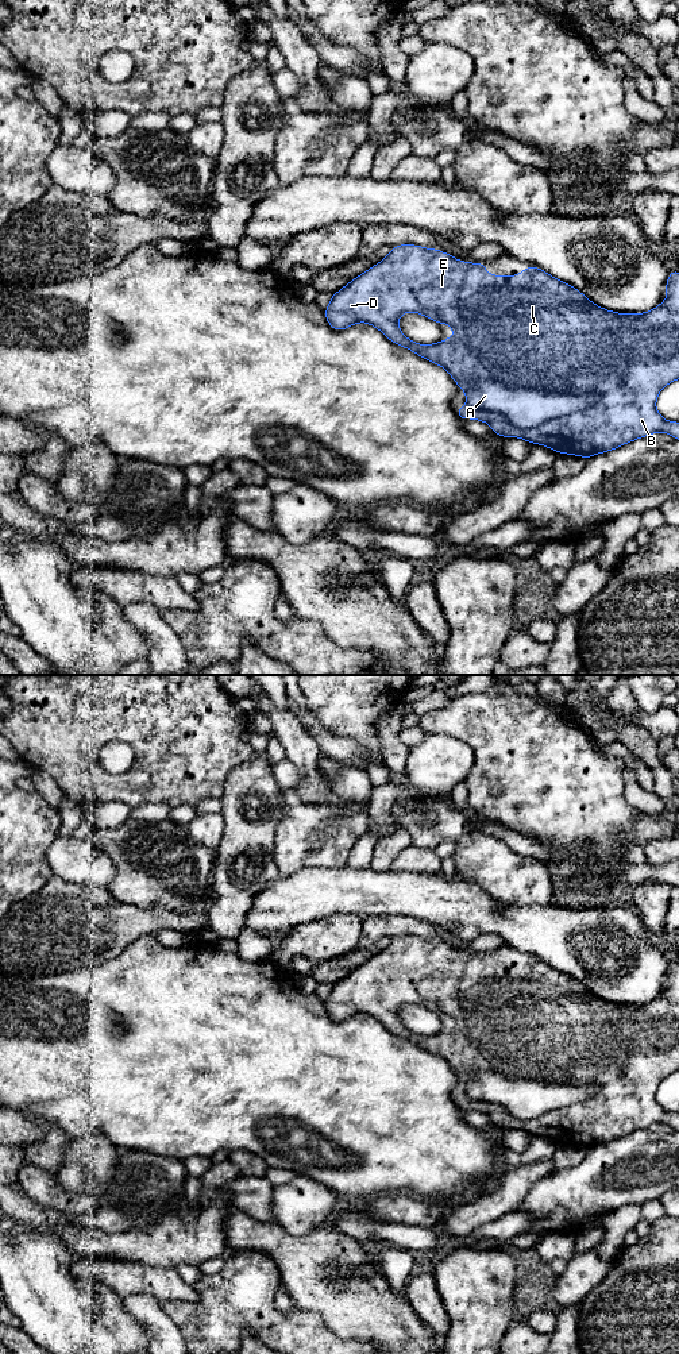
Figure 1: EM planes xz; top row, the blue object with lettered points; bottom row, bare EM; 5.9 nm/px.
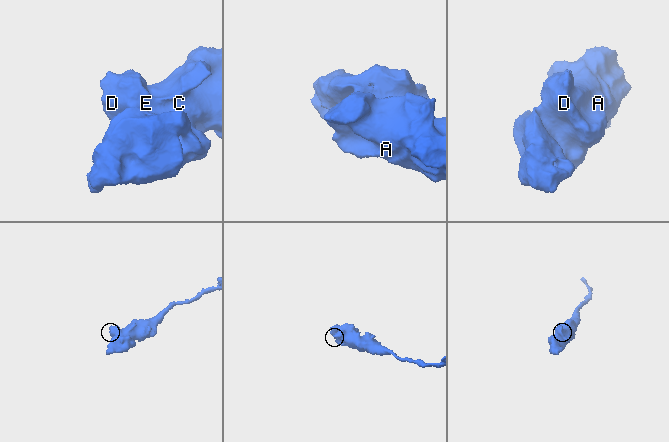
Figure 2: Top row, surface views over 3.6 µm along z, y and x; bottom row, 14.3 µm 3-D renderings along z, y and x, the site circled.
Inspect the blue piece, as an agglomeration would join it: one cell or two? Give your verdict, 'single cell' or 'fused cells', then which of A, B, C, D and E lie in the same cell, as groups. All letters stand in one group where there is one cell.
fused cells; A / B C D E

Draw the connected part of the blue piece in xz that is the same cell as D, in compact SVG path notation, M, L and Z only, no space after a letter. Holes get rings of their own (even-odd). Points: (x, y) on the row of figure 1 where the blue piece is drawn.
M398 244L391 247L389 255L379 263L333 293L324 316L335 331L347 329L356 323L375 327L394 344L444 367L458 387L464 391L474 381L491 379L510 386L595 397L597 402L587 409L529 429L514 427L501 414L468 405L455 410L460 420L475 418L487 423L493 433L501 437L520 437L558 454L587 459L656 432L664 432L679 440L679 423L664 420L656 410L660 390L679 379L679 273L675 269L667 278L666 292L667 298L652 310L616 313L595 305L582 292L556 279L539 266L524 267L520 275L489 275L485 262L458 261L441 250ZM406 312L423 315L437 324L448 324L455 336L428 346L416 343L408 339L398 327L400 316Z

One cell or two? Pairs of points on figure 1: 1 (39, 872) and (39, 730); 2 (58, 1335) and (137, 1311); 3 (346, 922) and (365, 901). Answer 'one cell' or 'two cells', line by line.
1: two cells
2: two cells
3: two cells

